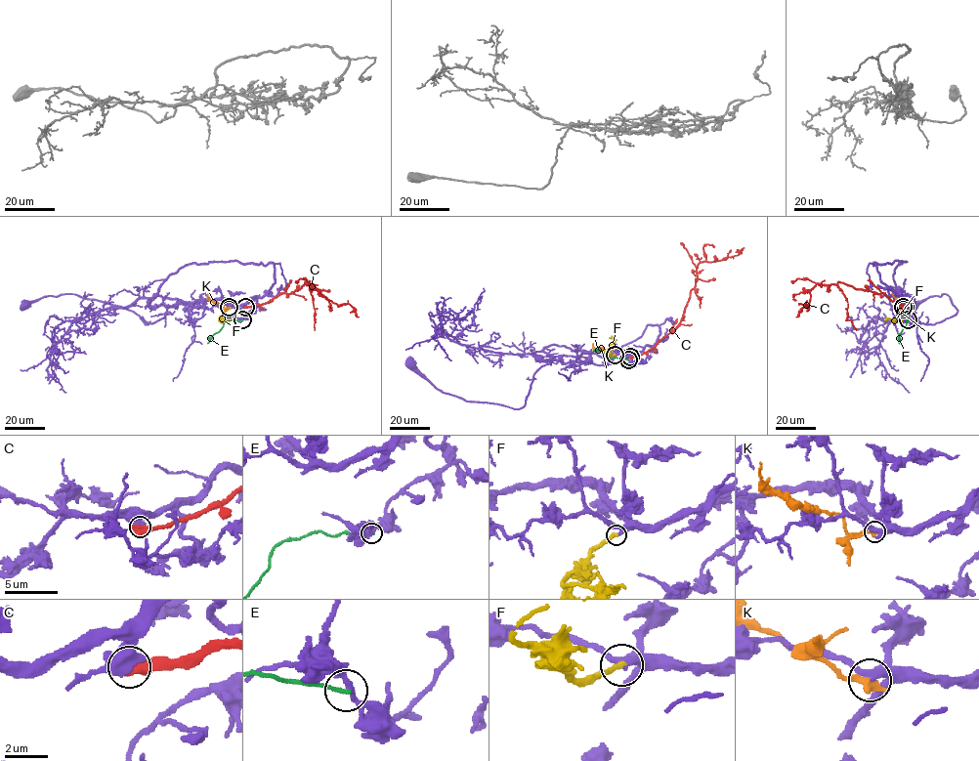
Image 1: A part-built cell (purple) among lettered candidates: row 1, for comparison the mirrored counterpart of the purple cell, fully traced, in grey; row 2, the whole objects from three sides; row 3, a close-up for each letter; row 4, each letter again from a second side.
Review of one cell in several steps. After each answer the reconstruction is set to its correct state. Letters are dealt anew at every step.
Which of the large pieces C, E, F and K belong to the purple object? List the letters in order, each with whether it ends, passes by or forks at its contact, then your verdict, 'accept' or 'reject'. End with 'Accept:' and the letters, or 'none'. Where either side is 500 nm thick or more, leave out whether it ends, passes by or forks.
C: reject
E: it ends there; reject
F: it ends there; accept
K: it ends there; reject
Accept: F

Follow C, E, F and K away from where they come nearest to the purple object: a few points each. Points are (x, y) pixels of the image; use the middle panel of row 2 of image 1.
C: (630, 357), (648, 352), (674, 330), (694, 287), (697, 266), (737, 255), (744, 247)
E: (628, 359), (610, 358), (599, 350), (592, 351)
F: (615, 355), (605, 352), (614, 342), (609, 338)
K: (615, 355), (595, 349), (593, 343)

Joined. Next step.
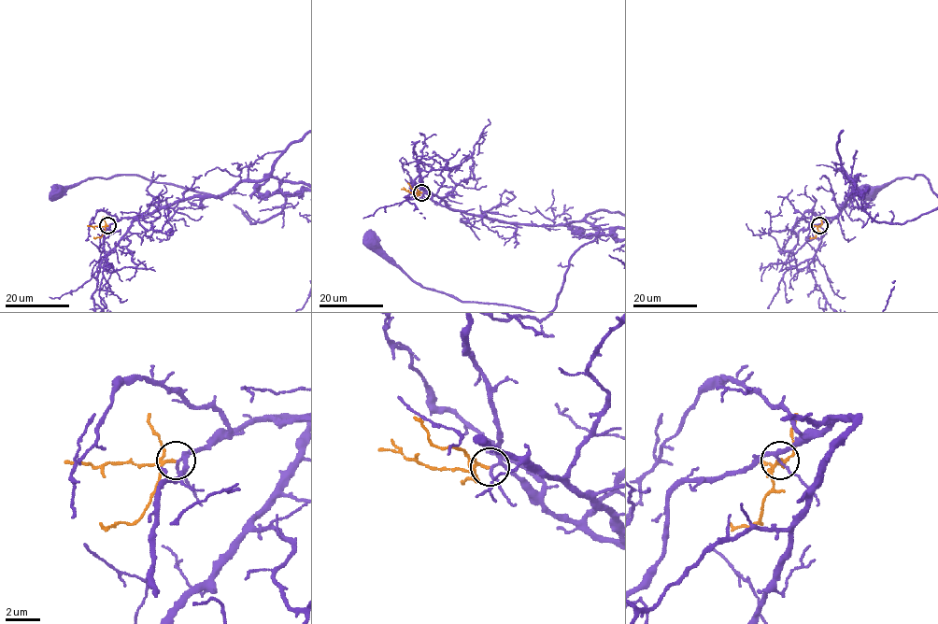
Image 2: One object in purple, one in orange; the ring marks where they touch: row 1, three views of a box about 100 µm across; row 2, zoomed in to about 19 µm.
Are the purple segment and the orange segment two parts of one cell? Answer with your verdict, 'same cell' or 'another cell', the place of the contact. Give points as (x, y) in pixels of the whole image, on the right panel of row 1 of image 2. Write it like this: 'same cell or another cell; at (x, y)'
same cell; at (819, 225)

